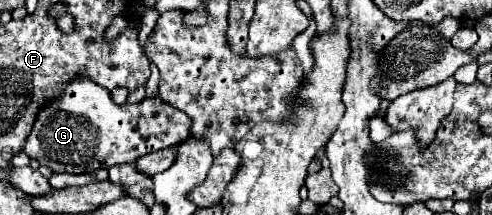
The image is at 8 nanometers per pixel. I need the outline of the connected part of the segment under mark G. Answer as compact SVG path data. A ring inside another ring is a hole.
M75 79L73 83L69 83L65 95L57 99L57 103L51 103L49 107L41 109L23 151L41 165L47 165L53 173L91 173L95 169L109 169L113 165L133 163L141 155L173 147L181 143L181 139L185 139L185 135L189 133L191 133L189 117L177 111L175 107L161 103L159 97L149 99L149 103L115 105L109 91L97 87L91 79Z

